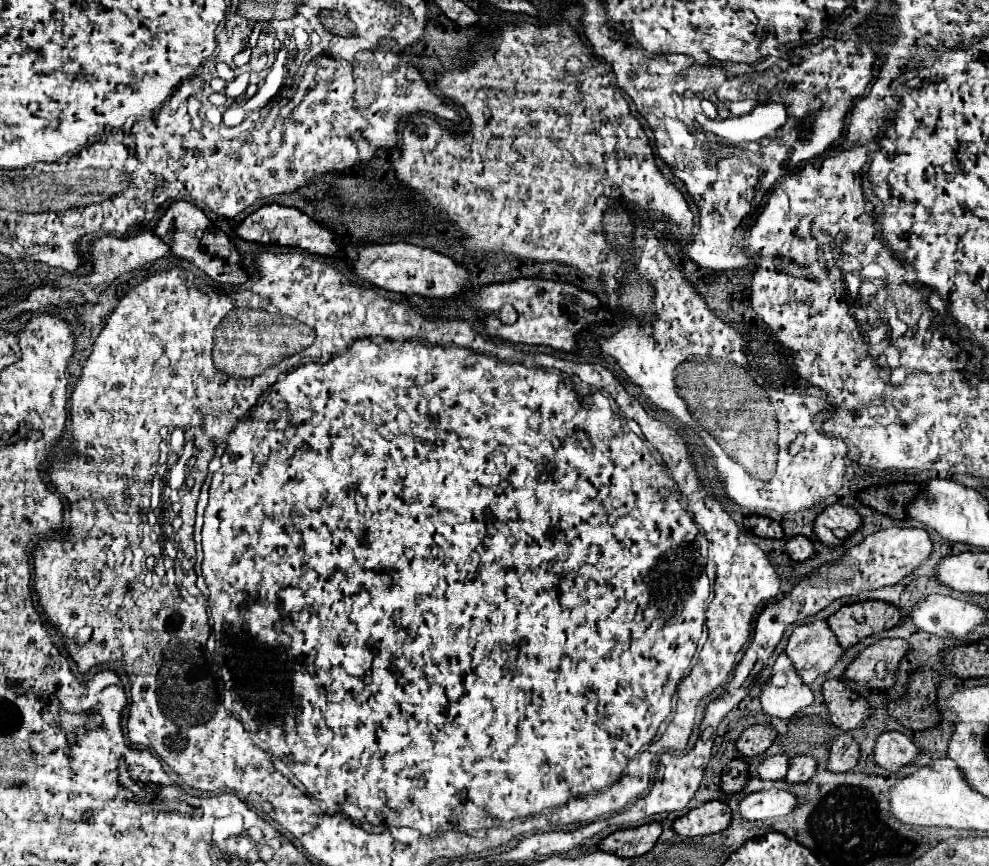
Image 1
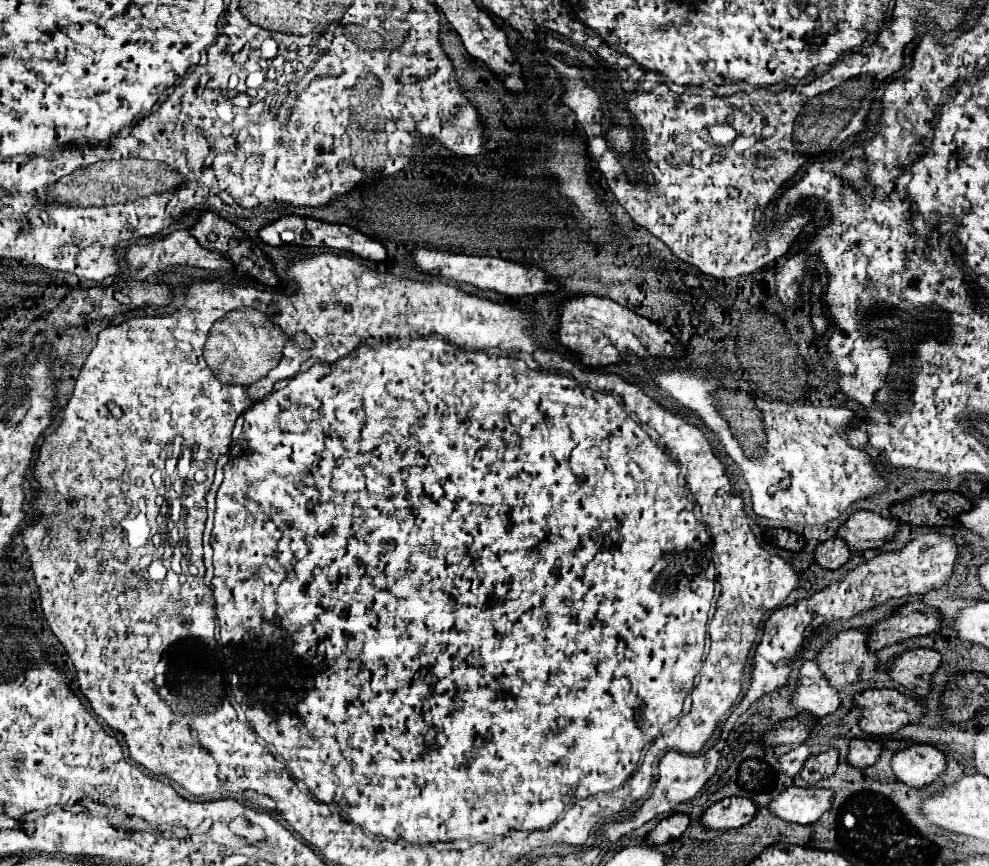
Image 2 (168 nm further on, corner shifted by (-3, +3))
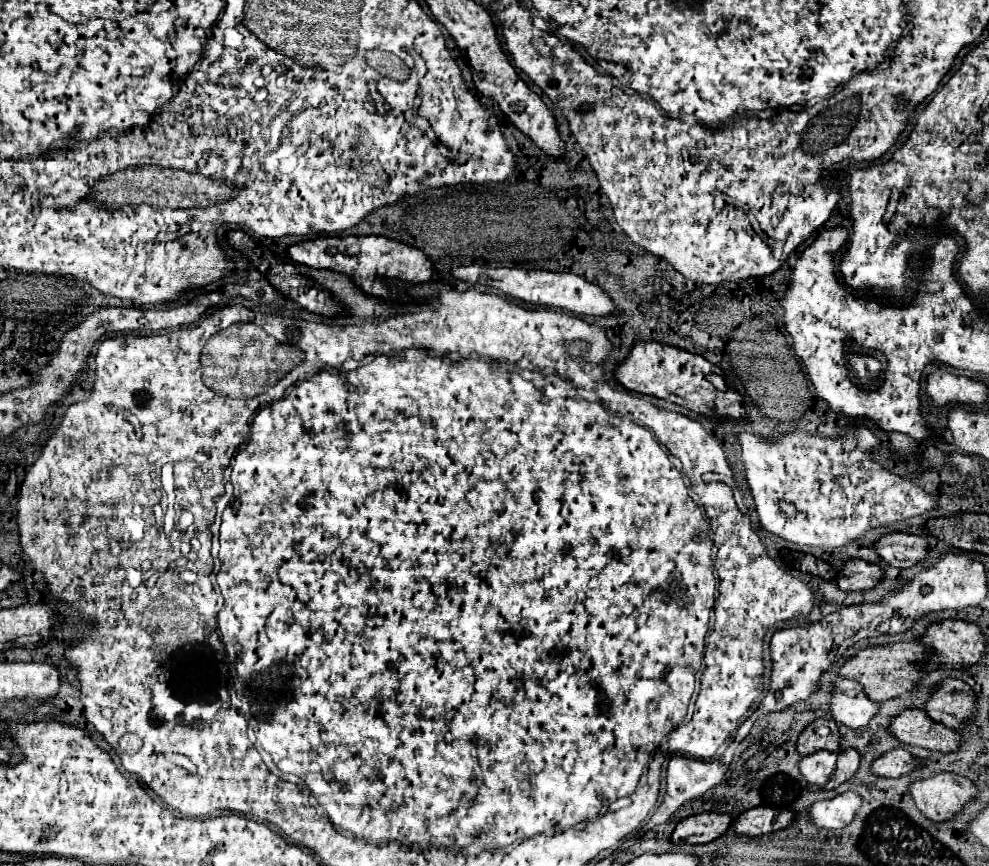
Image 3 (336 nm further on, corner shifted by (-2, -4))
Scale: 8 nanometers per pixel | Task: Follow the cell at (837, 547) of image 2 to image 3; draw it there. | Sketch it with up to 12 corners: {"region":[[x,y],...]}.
{"region":[[848,560],[836,576],[842,590],[872,590],[884,570],[864,560]]}

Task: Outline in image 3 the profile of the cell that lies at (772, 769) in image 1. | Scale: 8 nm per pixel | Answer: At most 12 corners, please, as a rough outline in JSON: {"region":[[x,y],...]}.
{"region":[[814,752],[800,760],[810,784],[824,788],[836,770],[836,752]]}

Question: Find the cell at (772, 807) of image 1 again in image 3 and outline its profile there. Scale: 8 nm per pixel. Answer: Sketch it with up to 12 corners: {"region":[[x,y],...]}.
{"region":[[844,792],[816,802],[810,818],[820,828],[846,828],[862,798]]}

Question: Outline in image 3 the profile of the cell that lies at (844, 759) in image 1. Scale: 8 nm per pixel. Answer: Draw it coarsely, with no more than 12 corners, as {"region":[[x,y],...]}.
{"region":[[896,748],[872,762],[872,772],[902,778],[920,766],[920,758]]}

